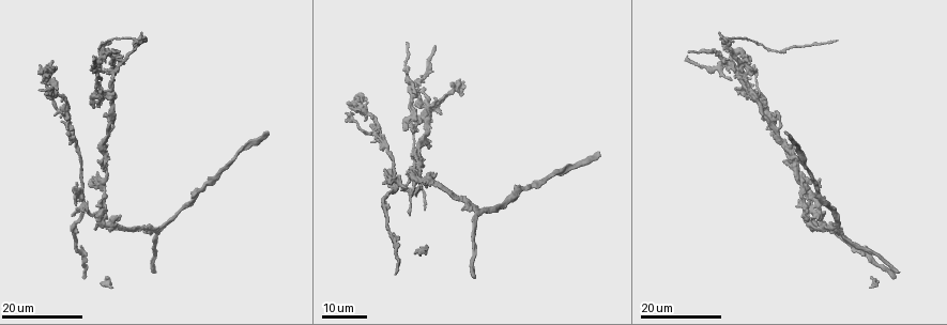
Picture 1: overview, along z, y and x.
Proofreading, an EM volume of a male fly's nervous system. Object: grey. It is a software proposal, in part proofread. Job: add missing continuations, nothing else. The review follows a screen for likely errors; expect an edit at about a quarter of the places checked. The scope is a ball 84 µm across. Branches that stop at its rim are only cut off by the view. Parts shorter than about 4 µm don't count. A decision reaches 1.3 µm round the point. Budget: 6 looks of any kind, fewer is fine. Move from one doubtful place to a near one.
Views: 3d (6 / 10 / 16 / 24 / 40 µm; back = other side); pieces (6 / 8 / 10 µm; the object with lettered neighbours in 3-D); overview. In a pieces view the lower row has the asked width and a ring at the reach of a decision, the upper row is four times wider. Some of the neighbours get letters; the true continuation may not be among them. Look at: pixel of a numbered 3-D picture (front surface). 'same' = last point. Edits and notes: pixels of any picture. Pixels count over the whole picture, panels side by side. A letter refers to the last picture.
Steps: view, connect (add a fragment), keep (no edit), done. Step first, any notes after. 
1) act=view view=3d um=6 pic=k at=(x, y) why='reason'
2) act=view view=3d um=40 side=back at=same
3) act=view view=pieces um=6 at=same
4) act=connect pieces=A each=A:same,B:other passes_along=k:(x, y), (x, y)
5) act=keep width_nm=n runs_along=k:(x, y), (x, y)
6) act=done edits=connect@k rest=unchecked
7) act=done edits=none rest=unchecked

act=view view=3d um=24 pic=1 at=(364, 129) why='thin end'

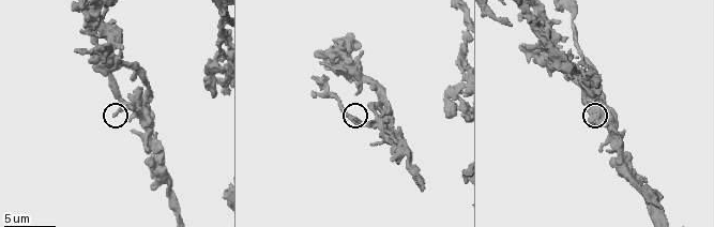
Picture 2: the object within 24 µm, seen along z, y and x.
act=view view=pieces um=10 pic=2 at=(114, 116)

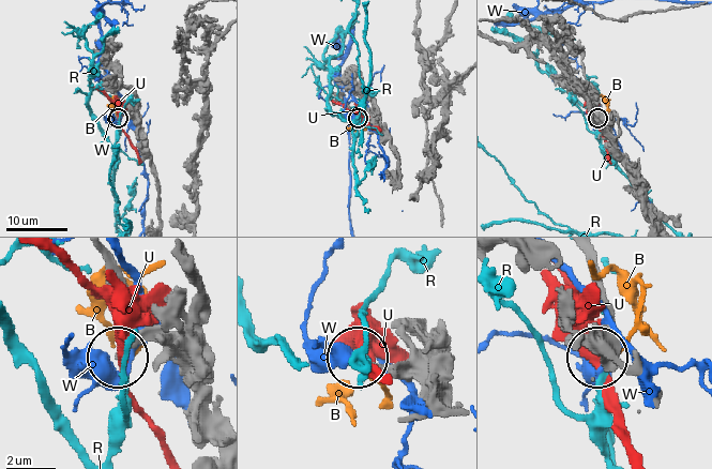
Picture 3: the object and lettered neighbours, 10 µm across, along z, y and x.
act=keep width_nm=190 each=B:other,R:other,U:other,W:other found='none of them fits'

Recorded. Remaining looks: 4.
act=view view=3d um=24 pic=1 at=(420, 106) why='an open end'

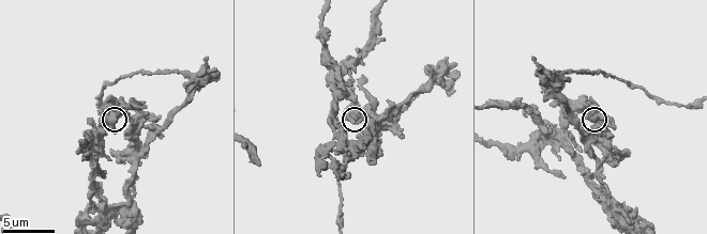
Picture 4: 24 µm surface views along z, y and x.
act=view view=pieces um=6 pic=4 at=(352, 122)

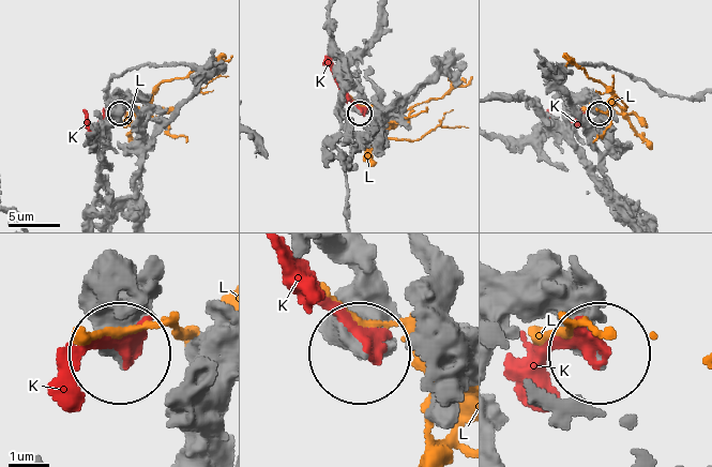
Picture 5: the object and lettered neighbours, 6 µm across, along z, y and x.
act=keep each=K:other,L:other runs_along=5:(505, 325), (546, 315), (594, 352) found='no lettered fragment goes on from it'

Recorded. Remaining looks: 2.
act=view view=pieces um=6 pic=4 at=(90, 122) why='free end'

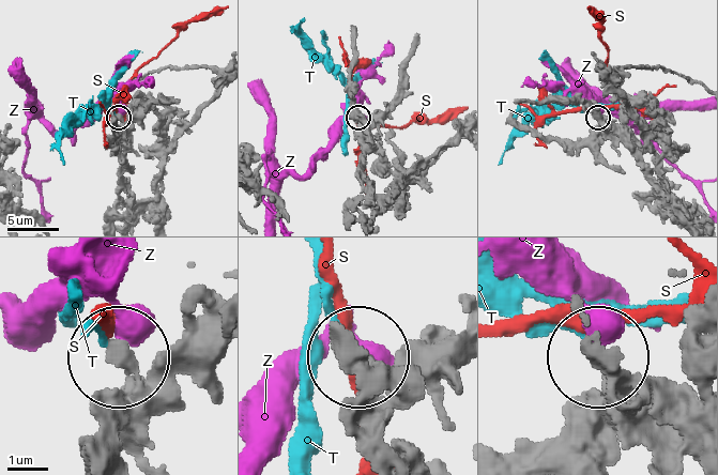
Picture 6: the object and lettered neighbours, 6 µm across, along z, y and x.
act=keep each=S:other,T:other,Z:other found='none of them fits'

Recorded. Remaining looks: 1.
act=done edits=none rest=unchecked

